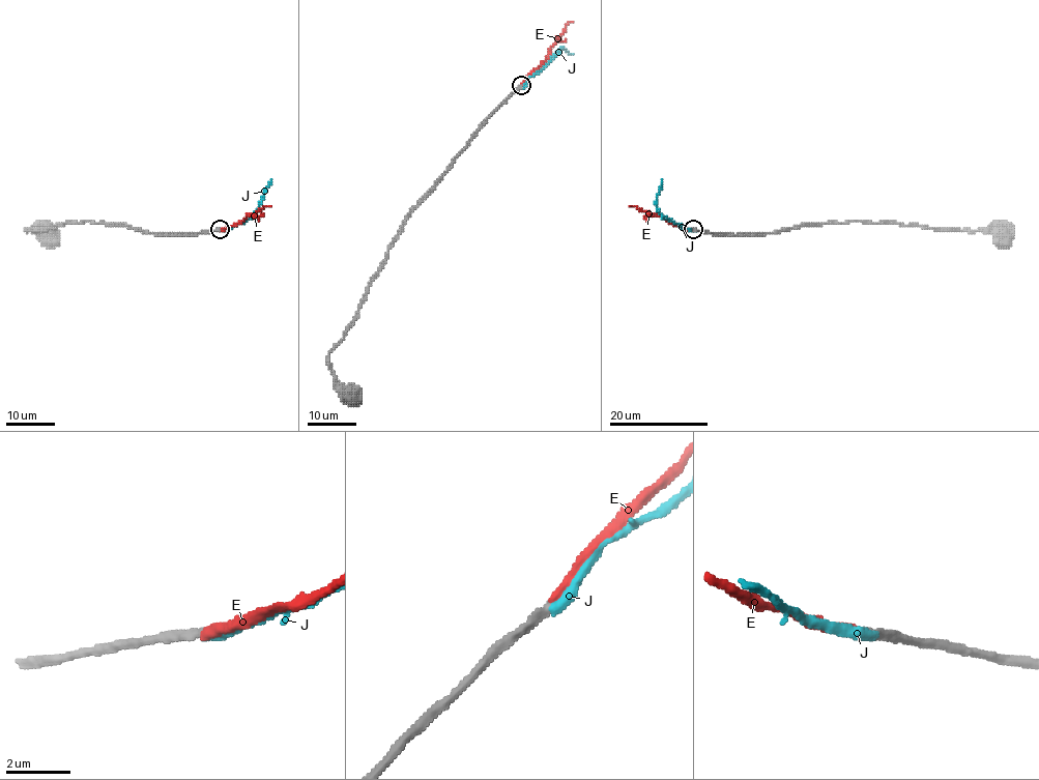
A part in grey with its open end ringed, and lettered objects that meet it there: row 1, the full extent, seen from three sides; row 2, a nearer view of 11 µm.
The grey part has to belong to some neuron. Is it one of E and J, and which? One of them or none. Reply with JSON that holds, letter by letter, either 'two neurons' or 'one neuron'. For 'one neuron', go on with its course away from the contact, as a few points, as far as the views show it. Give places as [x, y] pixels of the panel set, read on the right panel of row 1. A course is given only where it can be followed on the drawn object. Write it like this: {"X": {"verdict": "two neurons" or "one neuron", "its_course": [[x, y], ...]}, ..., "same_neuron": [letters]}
{"E": {"verdict": "one neuron", "its_course": [[693, 230], [675, 226], [662, 215], [651, 215], [629, 205]]}, "J": {"verdict": "two neurons"}, "same_neuron": ["E"]}

